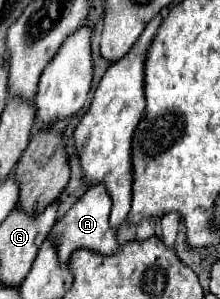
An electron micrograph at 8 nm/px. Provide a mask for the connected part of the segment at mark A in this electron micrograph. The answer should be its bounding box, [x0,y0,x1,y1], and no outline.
[48,185,118,263]

